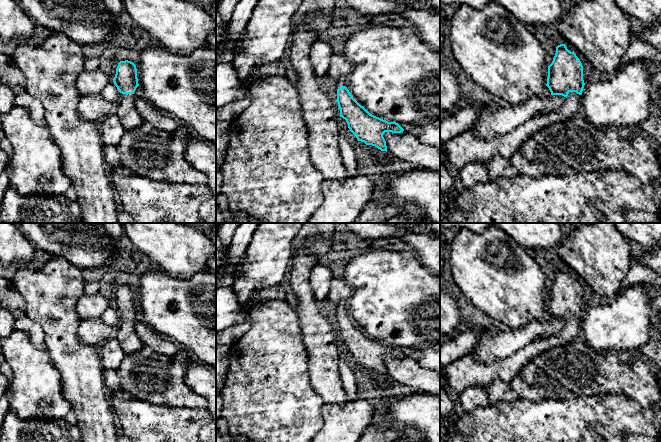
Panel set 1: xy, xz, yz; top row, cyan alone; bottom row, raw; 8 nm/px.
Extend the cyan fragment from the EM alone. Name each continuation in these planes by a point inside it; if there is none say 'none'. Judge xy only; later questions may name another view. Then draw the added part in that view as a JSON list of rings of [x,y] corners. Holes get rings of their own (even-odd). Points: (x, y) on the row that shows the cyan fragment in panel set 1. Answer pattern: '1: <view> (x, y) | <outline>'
1: xy (125, 109) | [[[124,94],[116,103],[114,113],[119,117],[125,131],[137,128],[143,123],[135,108],[134,94]]]

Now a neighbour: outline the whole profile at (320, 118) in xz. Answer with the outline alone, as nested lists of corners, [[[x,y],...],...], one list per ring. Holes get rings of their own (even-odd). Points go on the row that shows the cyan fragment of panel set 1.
[[[304,26],[294,30],[286,57],[298,78],[296,88],[299,93],[305,124],[309,132],[310,159],[325,179],[342,181],[347,177],[347,171],[337,142],[340,133],[339,117],[333,109],[333,102],[326,92],[322,91],[318,86],[313,66],[309,60],[311,45],[318,39],[319,36]]]

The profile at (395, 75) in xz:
[[[374,25],[353,33],[342,56],[351,65],[346,87],[352,97],[370,114],[388,122],[433,125],[440,119],[440,49],[431,47],[408,27]]]

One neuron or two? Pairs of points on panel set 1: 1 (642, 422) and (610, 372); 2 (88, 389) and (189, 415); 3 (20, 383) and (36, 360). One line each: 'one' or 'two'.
1: two
2: two
3: one

